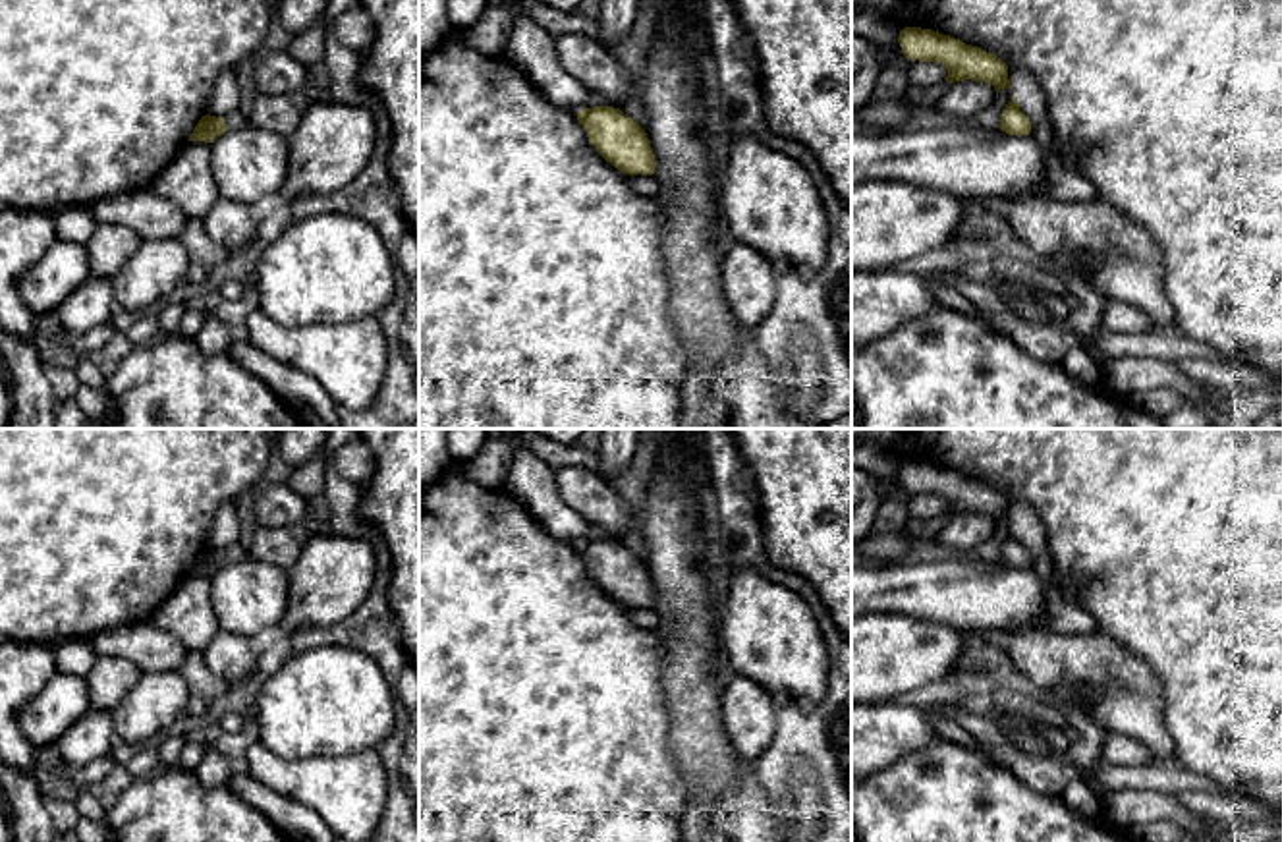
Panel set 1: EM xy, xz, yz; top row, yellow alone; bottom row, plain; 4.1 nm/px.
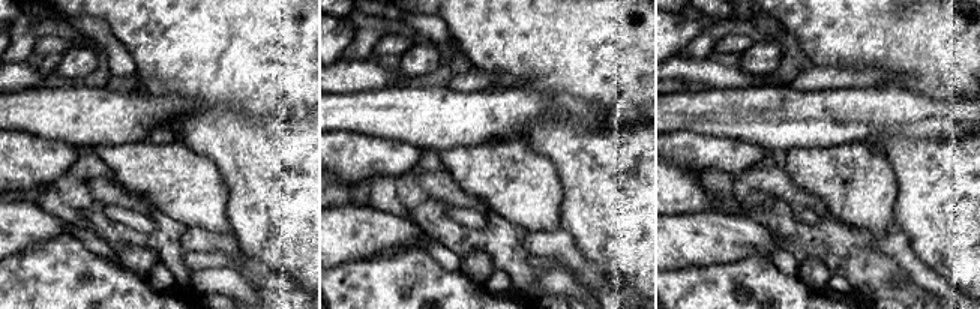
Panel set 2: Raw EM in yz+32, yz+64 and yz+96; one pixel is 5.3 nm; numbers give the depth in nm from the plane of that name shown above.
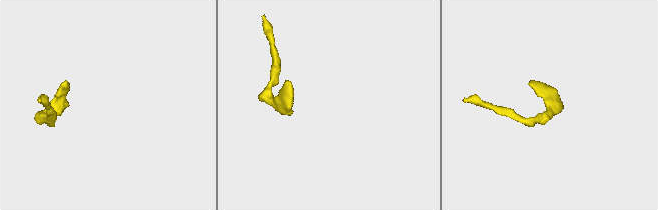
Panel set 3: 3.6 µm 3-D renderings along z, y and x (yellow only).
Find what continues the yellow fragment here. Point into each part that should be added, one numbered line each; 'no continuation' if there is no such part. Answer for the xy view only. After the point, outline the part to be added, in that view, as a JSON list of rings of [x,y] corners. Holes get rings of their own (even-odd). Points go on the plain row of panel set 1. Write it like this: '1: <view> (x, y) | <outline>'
1: xy (234, 553) | [[[237,541],[232,543],[232,545],[226,548],[226,560],[228,560],[228,562],[241,562],[241,560],[245,560],[245,558],[249,558],[249,550],[243,548]]]

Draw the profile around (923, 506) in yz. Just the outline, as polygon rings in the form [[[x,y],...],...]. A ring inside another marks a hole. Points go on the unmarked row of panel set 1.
[[[909,494],[907,510],[911,518],[929,519],[946,514],[948,502],[936,494]]]

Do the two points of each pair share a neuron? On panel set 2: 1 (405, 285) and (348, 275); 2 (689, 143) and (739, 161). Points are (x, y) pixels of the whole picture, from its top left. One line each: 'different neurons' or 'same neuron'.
1: same neuron
2: same neuron

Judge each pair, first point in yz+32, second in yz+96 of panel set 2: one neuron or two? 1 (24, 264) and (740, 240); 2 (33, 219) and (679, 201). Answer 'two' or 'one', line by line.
1: two
2: two

